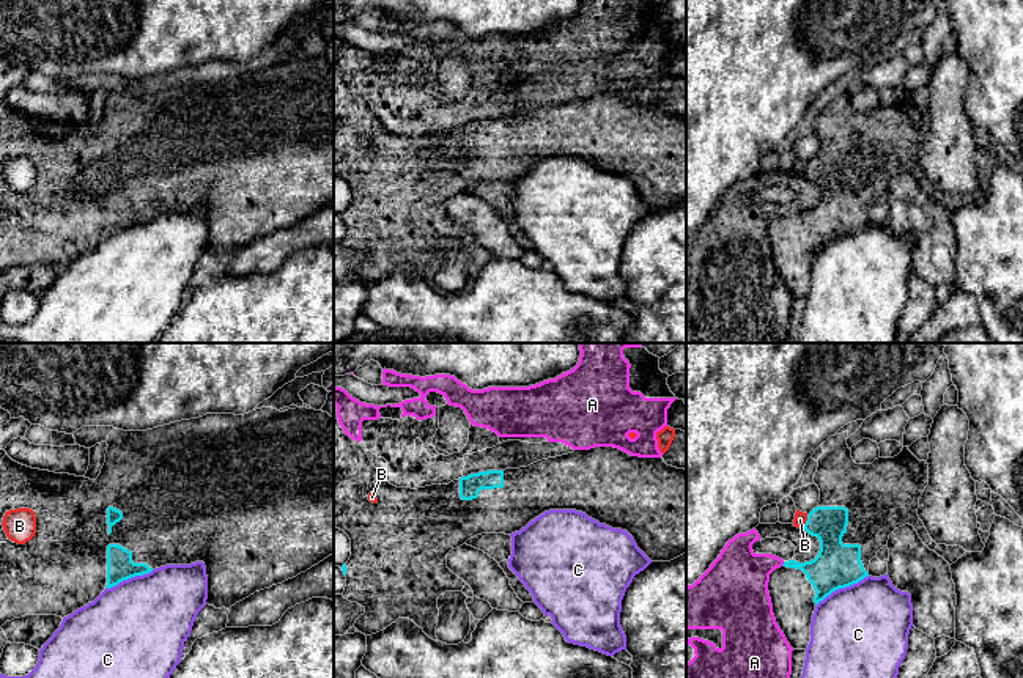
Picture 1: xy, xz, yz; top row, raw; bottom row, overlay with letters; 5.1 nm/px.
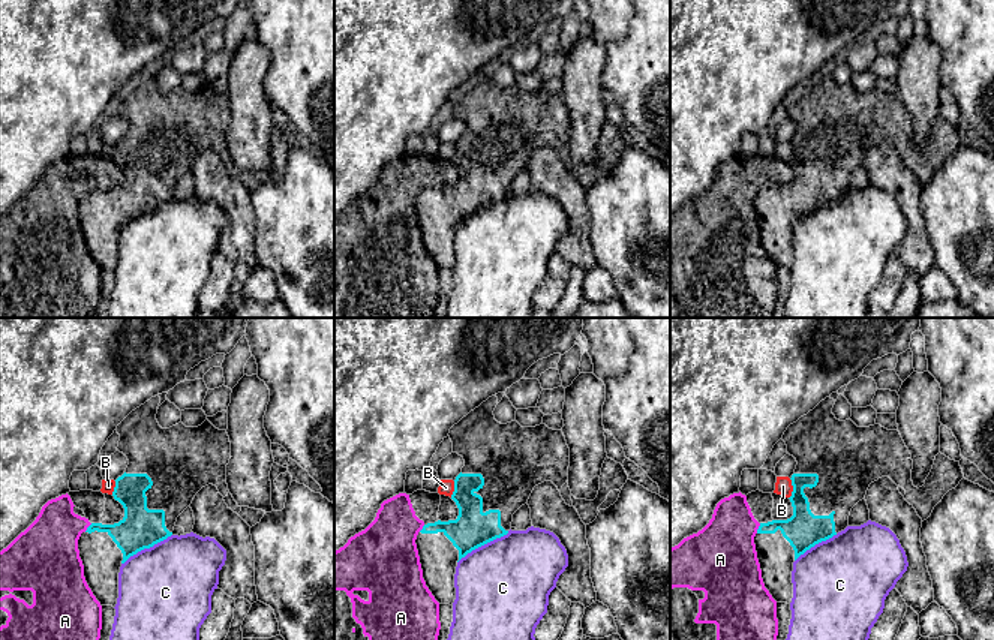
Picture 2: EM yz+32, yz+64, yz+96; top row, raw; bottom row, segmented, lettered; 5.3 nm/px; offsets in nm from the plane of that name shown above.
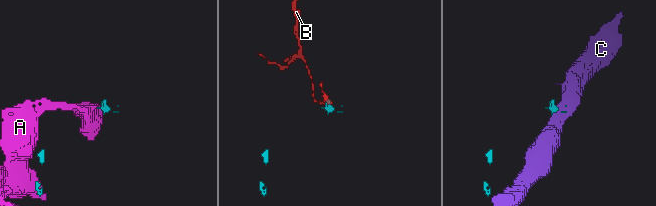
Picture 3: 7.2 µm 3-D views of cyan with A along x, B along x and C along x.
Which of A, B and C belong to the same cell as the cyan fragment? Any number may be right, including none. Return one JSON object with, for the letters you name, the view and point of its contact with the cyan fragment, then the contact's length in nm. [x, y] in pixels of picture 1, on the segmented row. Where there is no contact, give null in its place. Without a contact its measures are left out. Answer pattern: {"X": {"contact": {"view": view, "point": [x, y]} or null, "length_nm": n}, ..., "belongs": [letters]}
{"belongs": []}

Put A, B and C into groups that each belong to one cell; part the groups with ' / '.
A / B / C

